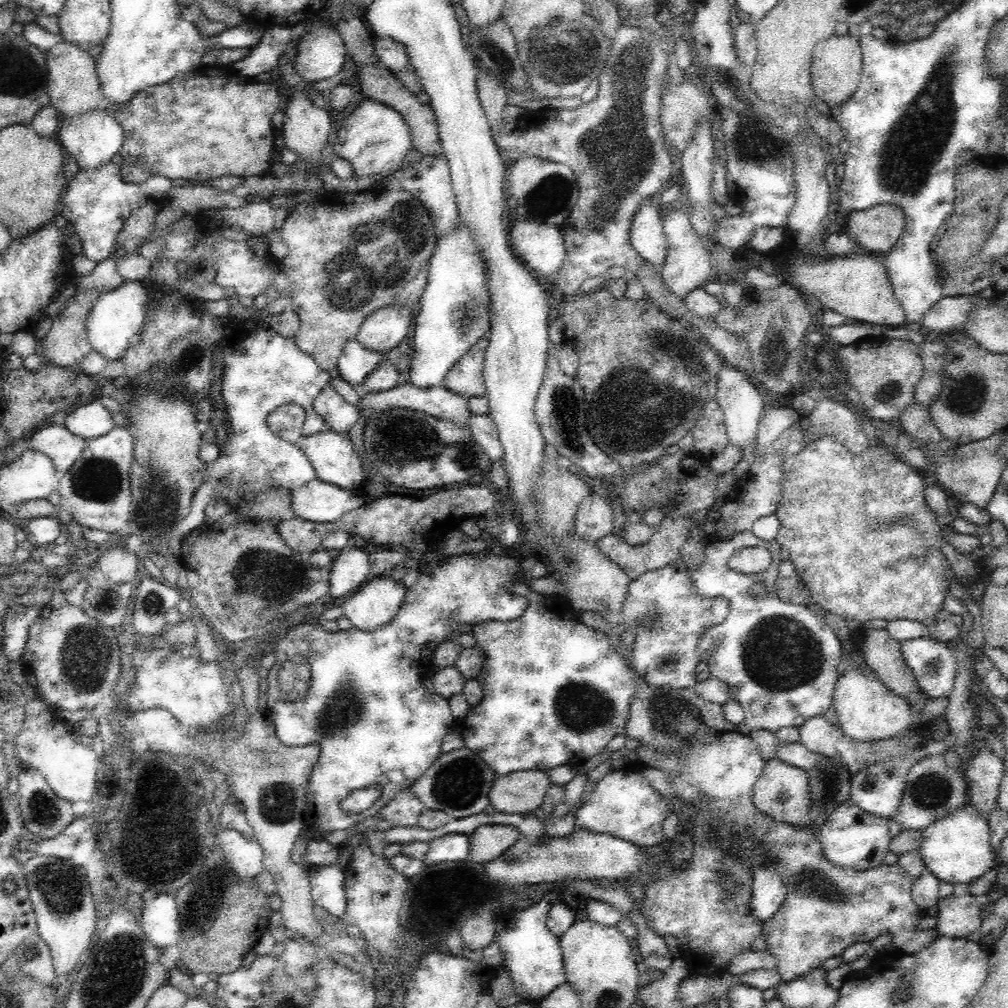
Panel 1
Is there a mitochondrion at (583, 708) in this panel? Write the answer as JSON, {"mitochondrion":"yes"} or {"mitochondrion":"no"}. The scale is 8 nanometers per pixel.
{"mitochondrion":"yes"}

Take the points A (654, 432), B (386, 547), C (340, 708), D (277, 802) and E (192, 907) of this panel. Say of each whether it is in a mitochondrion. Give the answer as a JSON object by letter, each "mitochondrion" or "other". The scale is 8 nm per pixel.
{"A":"other","B":"other","C":"mitochondrion","D":"mitochondrion","E":"other"}

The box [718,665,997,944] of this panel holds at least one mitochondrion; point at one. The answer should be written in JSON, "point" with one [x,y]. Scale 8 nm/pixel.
{"point":[931,790]}

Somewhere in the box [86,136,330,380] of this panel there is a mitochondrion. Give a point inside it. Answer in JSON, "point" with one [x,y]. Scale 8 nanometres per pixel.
{"point":[191,355]}

